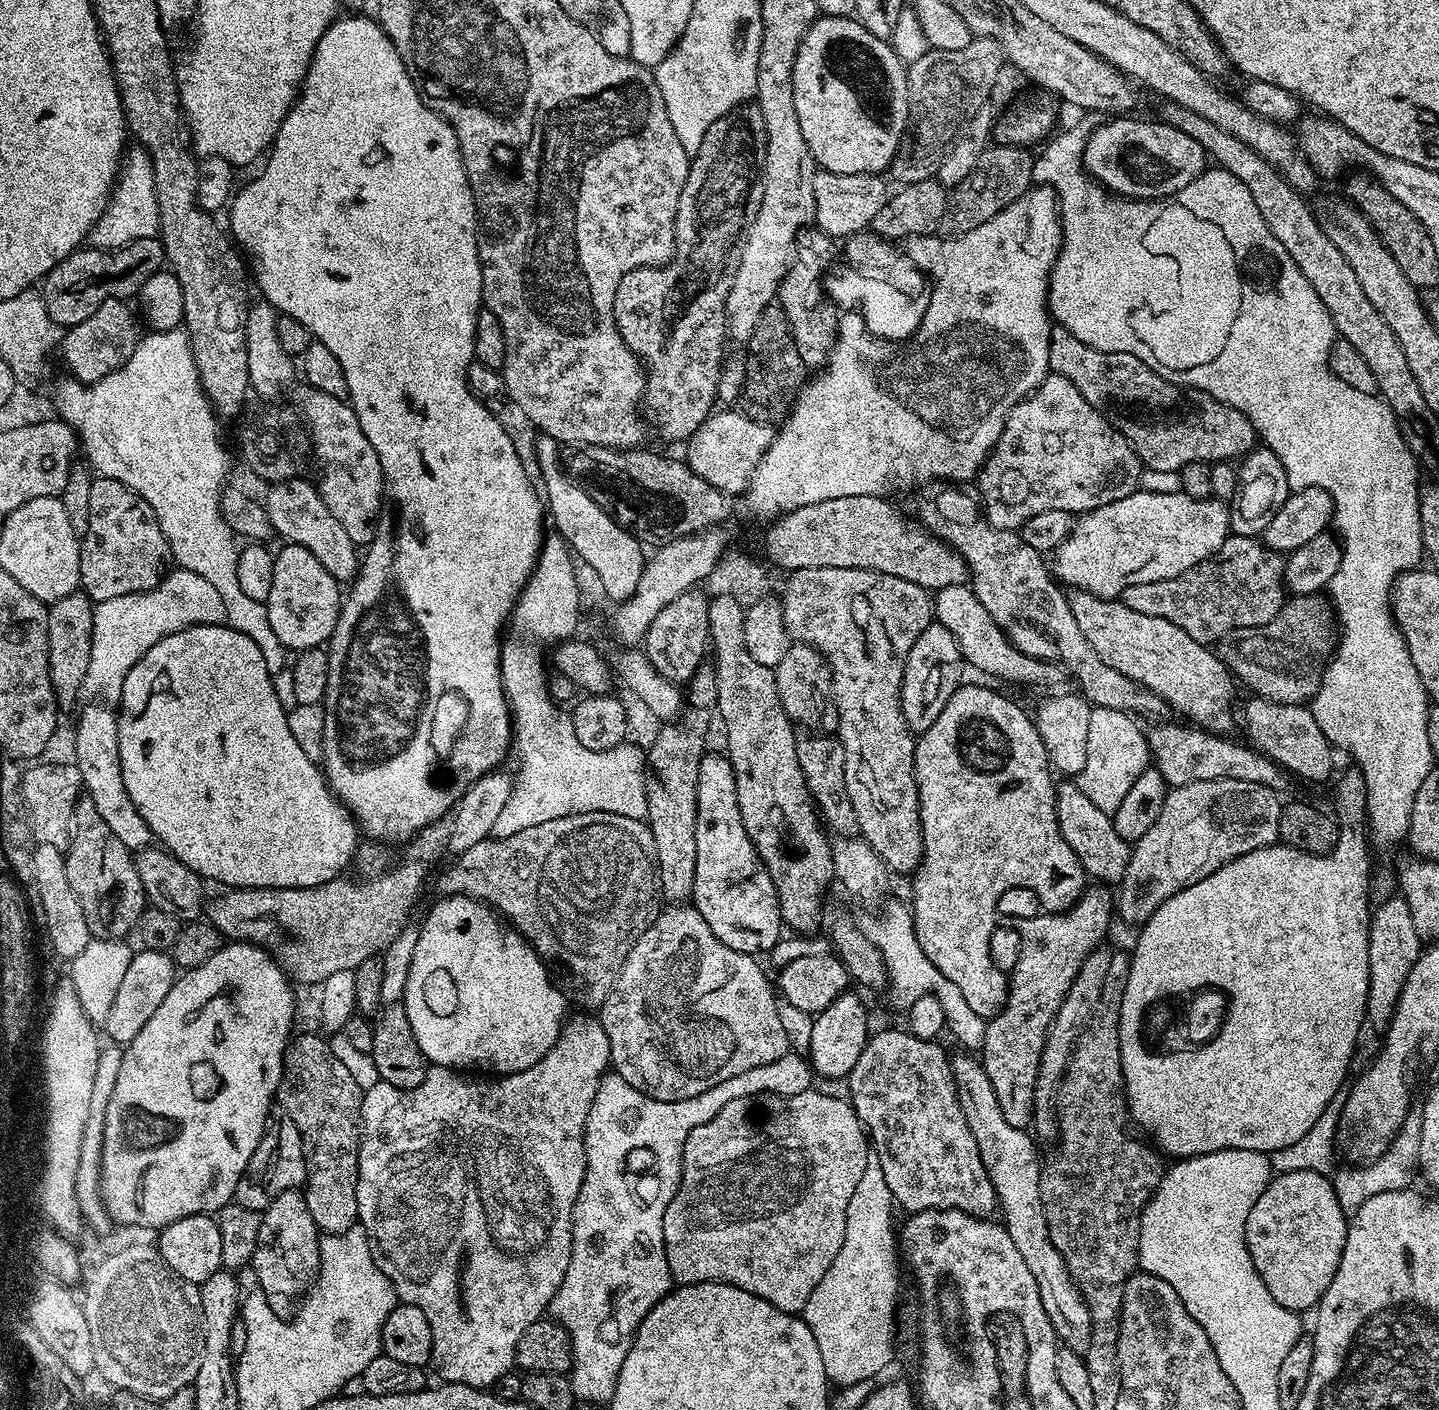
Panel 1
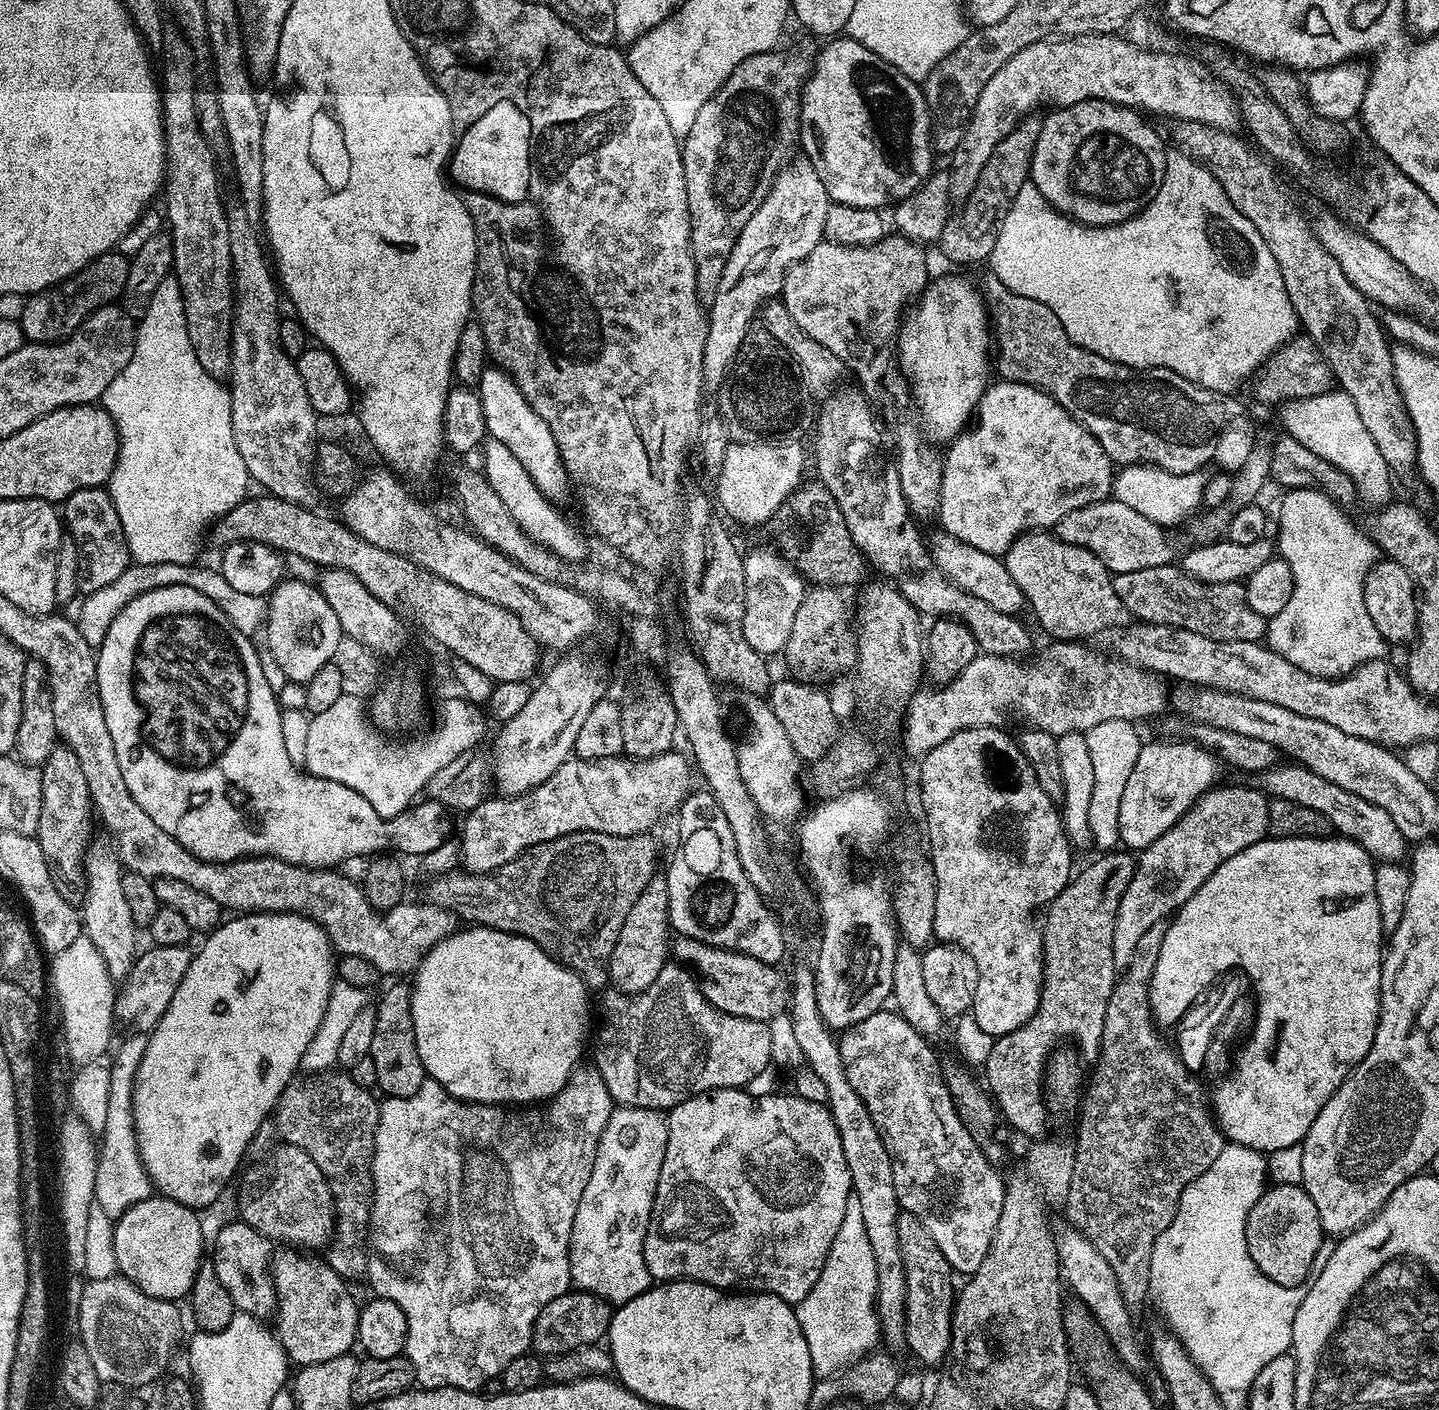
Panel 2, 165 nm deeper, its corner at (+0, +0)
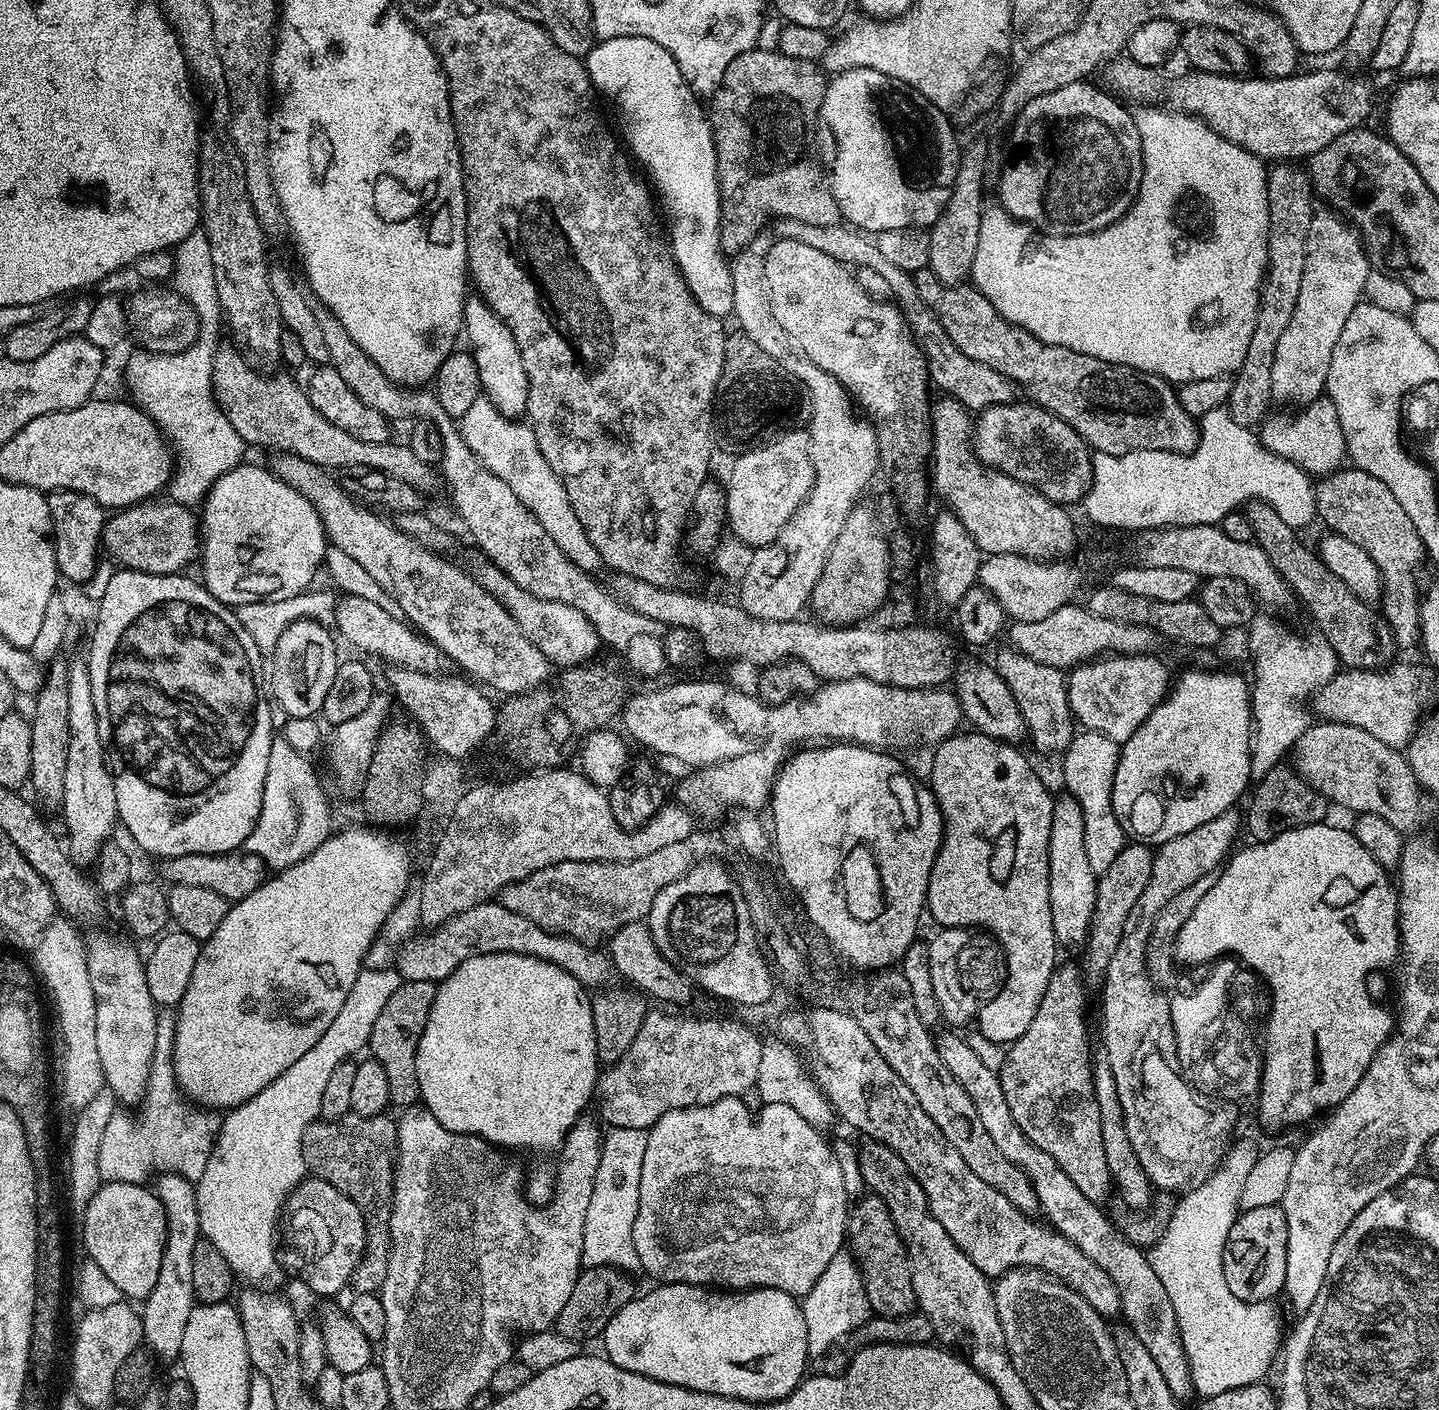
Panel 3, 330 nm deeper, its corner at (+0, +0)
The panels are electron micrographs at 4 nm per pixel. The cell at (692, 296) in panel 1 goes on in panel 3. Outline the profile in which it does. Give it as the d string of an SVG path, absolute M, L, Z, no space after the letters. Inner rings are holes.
M755 47L751 52L738 54L738 58L726 66L719 90L710 97L716 173L720 183L720 248L725 257L745 251L768 216L810 222L810 226L830 226L841 219L818 147L820 107L827 85L826 73L819 63L788 57L780 51L764 52Z

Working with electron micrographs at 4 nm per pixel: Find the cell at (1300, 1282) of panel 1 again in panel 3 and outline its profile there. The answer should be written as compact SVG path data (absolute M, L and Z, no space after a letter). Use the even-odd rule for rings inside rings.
M1280 1204L1241 1211L1237 1215L1234 1226L1230 1226L1230 1234L1226 1238L1224 1247L1224 1273L1226 1274L1226 1286L1230 1286L1230 1294L1234 1294L1234 1298L1242 1298L1247 1304L1275 1301L1275 1296L1279 1297L1283 1293L1286 1282L1287 1249L1286 1214Z

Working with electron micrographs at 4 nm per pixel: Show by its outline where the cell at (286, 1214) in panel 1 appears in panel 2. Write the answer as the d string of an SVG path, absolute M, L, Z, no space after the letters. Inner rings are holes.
M292 1246L272 1253L270 1275L276 1291L274 1331L289 1361L296 1366L346 1355L358 1344L356 1331L361 1305L352 1297L349 1281L334 1274L327 1259L319 1260L316 1256L319 1255L305 1254Z

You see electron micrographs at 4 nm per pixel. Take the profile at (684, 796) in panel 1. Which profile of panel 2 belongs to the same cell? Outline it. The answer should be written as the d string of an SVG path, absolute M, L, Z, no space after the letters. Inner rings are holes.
M657 874L652 877L646 890L638 894L638 902L630 906L630 914L626 914L626 922L622 922L618 942L614 942L614 950L608 959L608 979L615 991L625 994L645 992L650 982L662 974L665 964L670 960L669 914L668 877Z

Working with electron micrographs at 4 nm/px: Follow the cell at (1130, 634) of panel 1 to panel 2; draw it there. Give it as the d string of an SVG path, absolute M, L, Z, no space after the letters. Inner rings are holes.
M1037 530L1024 532L1019 536L1002 559L1006 570L1010 570L1010 578L1018 582L1018 590L1022 590L1030 612L1032 608L1037 622L1046 631L1053 632L1057 641L1084 642L1087 641L1087 636L1096 636L1103 628L1119 629L1129 623L1126 606L1122 606L1122 598L1118 598L1118 594L1114 594L1112 589L1113 573L1090 550L1074 546L1070 542L1062 542L1051 531Z

